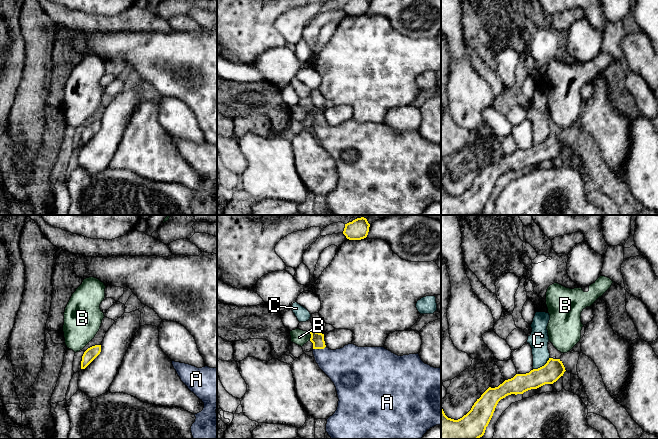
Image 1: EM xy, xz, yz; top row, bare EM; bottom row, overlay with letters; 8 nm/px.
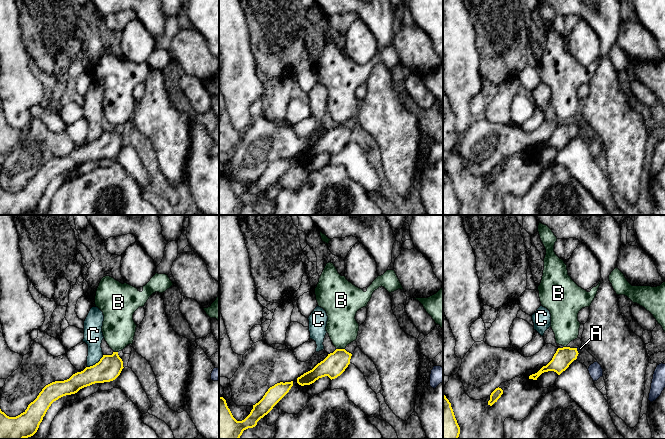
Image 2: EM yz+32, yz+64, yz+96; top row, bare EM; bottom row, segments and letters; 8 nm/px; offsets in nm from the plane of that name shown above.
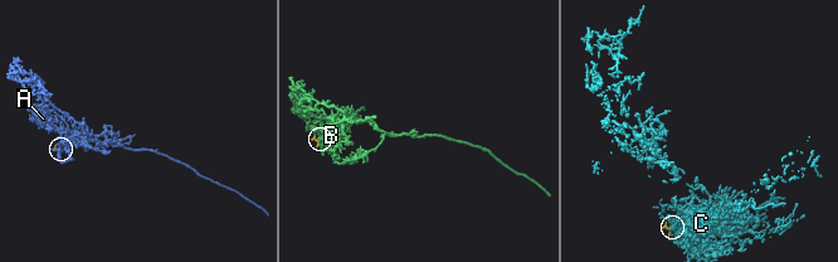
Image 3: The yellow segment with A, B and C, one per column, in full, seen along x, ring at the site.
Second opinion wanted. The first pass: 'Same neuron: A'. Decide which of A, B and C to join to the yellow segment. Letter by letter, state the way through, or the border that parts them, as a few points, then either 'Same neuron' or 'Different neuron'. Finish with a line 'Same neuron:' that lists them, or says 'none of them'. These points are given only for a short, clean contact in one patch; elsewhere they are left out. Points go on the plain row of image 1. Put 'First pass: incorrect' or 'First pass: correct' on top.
First pass: correct
A: Path across: xz (317, 115), (319, 124), (334, 139), (344, 142). Same neuron
B: Boundary: xz (309, 108), (310, 116). Different neuron
C: Different neuron
Same neuron: A

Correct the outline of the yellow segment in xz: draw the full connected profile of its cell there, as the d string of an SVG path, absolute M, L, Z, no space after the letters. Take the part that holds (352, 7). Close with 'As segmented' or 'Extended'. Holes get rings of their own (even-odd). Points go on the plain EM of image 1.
M345 0L343 10L349 16L361 16L367 13L370 0Z. As segmented

